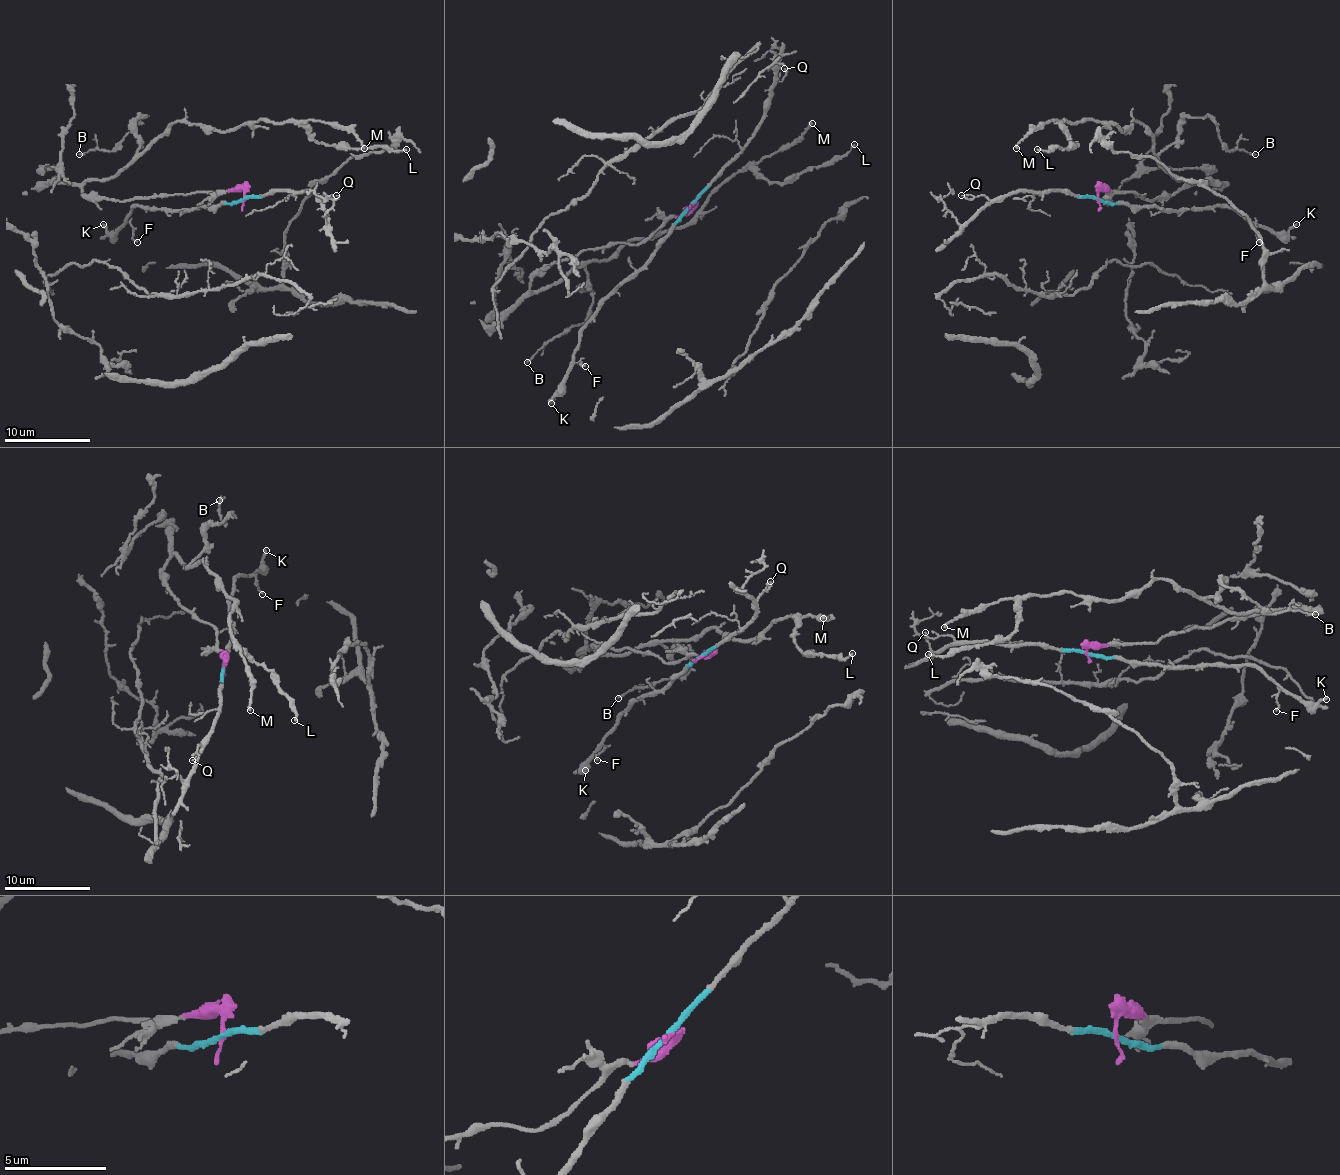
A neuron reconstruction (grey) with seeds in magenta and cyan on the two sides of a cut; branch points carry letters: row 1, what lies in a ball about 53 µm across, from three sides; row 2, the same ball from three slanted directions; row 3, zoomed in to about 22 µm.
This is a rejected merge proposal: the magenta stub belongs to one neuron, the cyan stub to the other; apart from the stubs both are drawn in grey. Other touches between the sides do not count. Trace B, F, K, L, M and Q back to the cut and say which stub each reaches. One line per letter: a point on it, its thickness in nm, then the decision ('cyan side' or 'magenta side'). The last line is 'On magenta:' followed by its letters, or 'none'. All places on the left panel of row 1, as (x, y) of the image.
B: place (79, 154); calibre 140 nm; magenta side
F: place (137, 242); calibre 110 nm; cyan side
K: place (103, 224); calibre 200 nm; cyan side
L: place (406, 149); calibre 140 nm; magenta side
M: place (364, 148); calibre 160 nm; magenta side
Q: place (336, 195); calibre 110 nm; cyan side
On magenta: B, L, M

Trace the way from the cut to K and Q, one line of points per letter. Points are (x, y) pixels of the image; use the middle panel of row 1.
K: (691, 206), (661, 247), (603, 303), (581, 331), (581, 341), (551, 404)
Q: (691, 206), (745, 145), (760, 122), (771, 89), (786, 74), (784, 68)

